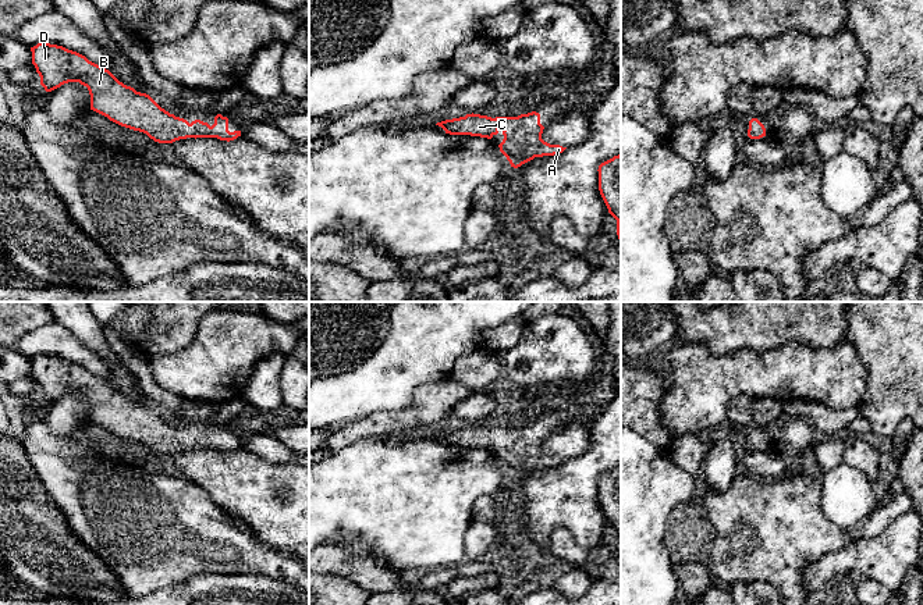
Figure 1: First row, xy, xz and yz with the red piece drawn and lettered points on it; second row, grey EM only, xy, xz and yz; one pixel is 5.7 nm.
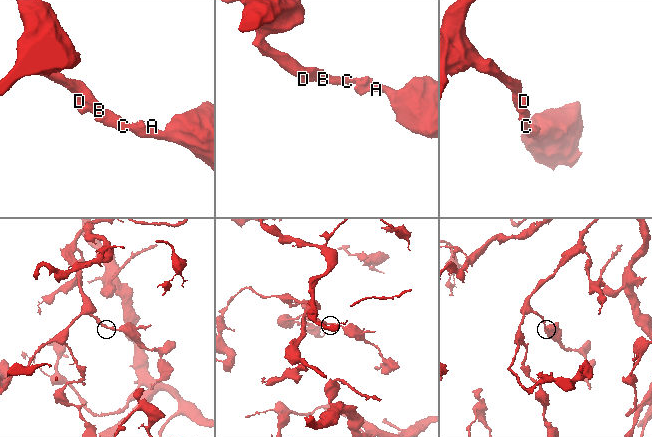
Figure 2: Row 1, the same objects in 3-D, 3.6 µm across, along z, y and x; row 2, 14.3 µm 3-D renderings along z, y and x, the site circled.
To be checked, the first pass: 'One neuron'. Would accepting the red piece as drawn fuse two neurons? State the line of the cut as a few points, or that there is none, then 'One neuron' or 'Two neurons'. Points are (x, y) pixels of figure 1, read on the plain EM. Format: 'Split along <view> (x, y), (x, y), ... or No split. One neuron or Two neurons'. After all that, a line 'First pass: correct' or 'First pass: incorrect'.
No split. One neuron
First pass: correct

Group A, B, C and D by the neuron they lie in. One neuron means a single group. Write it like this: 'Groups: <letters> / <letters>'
Groups: A B C D

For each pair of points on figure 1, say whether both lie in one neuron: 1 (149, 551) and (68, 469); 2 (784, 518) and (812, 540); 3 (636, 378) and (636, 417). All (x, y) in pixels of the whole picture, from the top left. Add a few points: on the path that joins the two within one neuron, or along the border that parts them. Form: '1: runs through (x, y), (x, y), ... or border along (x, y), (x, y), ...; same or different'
1: runs through (130, 530), (89, 490); same
2: runs through (791, 525), (805, 534); same
3: runs through (636, 388), (636, 408); same

